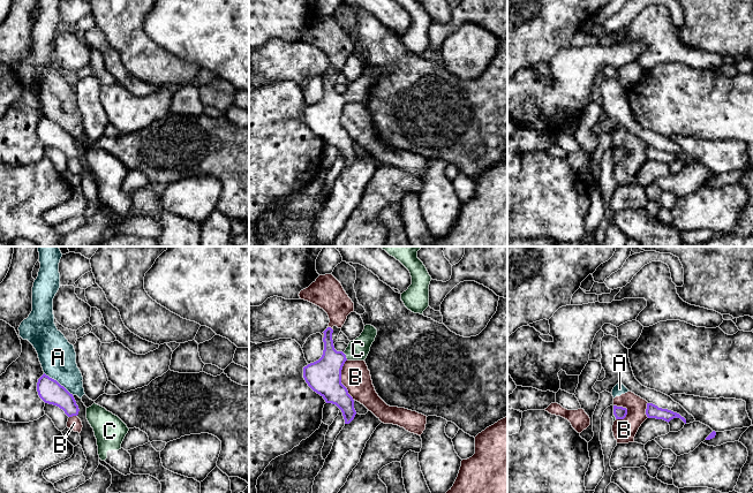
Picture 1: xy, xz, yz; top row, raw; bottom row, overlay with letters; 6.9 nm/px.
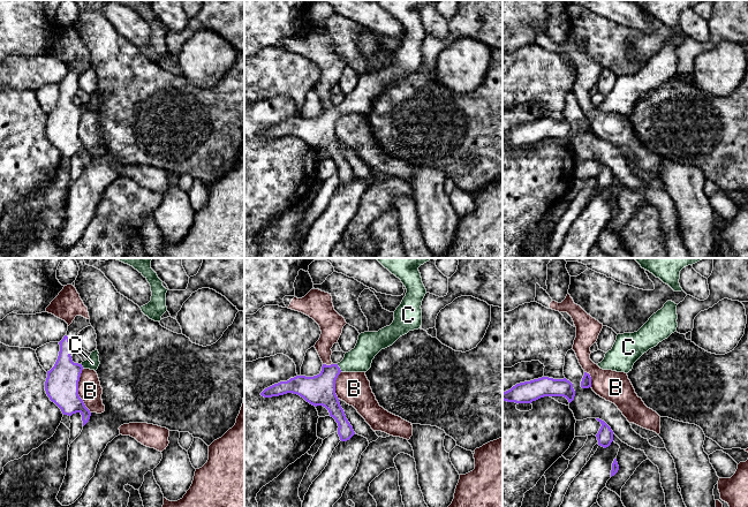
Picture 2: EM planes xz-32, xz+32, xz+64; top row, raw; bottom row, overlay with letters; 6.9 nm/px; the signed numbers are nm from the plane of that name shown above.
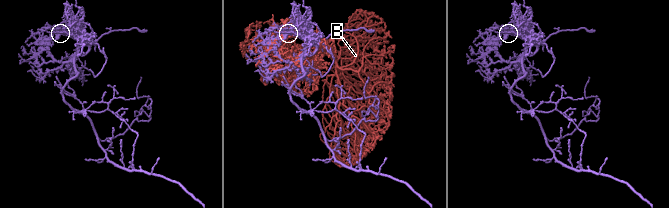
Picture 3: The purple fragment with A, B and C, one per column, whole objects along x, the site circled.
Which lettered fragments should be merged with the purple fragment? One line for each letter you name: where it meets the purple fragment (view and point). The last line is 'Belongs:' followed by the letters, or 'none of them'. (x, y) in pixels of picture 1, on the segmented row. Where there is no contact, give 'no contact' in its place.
C: contact xz (345, 356)
Belongs: C

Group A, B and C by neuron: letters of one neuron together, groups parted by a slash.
A B / C

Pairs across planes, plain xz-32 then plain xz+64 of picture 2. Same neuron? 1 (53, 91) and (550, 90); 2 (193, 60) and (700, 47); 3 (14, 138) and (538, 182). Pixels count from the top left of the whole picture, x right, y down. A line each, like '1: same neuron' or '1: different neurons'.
1: different neurons
2: different neurons
3: same neuron

